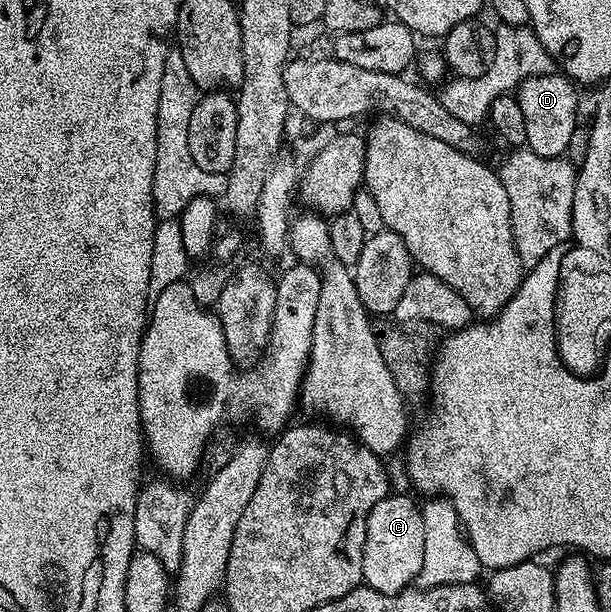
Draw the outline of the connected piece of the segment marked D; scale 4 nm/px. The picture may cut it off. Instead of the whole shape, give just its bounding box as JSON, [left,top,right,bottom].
[517,72,579,158]

